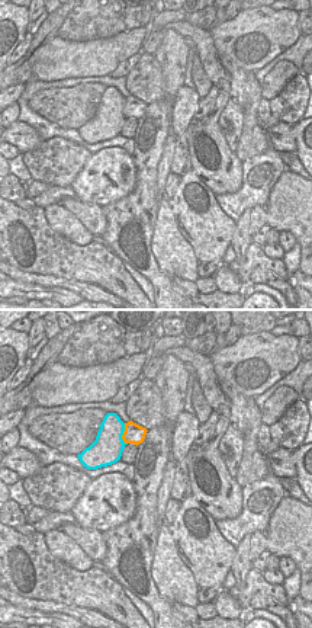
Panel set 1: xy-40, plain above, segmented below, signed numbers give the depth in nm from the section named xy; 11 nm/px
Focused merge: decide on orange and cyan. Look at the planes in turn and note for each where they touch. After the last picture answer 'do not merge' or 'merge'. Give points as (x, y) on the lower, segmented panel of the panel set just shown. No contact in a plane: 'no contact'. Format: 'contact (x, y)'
contact (124, 433)

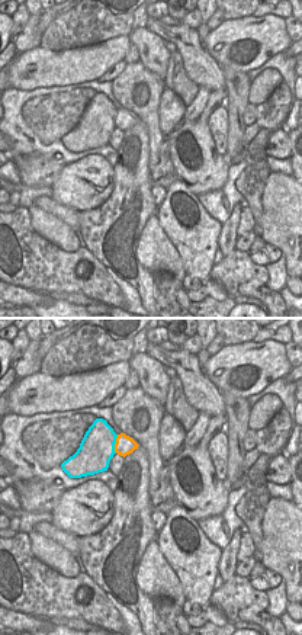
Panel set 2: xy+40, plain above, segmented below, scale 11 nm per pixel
contact (115, 443)

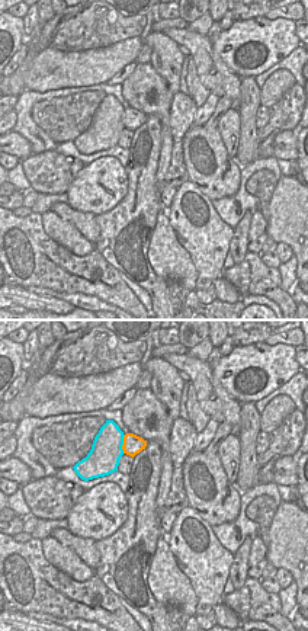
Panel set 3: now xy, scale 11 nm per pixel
contact (124, 444)

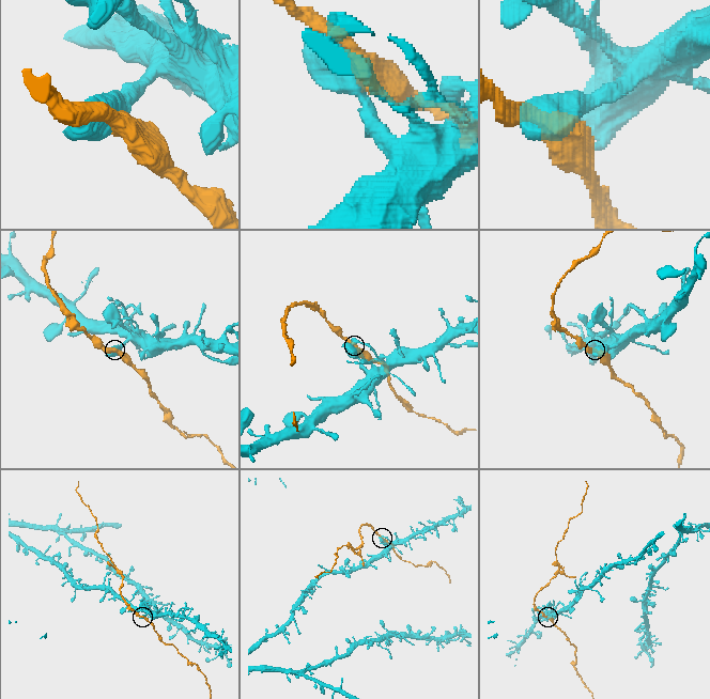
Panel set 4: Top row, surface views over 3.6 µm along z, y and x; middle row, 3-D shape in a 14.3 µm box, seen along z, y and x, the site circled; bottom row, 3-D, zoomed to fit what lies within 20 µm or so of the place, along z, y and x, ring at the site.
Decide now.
do not merge

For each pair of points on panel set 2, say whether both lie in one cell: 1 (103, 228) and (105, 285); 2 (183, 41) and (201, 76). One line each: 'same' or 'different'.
1: different
2: same

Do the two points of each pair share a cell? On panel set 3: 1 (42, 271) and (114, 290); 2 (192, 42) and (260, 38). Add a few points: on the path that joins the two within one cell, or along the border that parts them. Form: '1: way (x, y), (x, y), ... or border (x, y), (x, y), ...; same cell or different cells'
1: way (60, 271), (96, 285); same cell
2: border (211, 44), (215, 54), (233, 71); different cells

